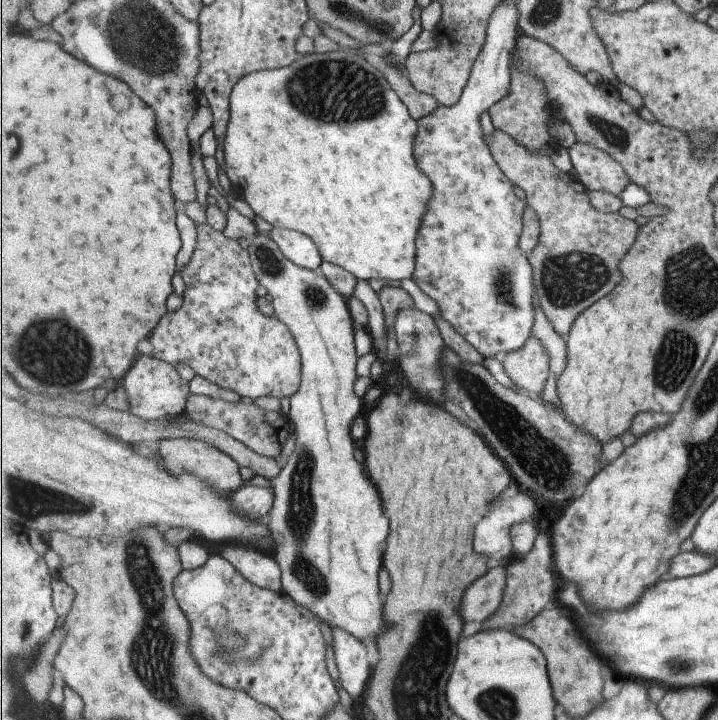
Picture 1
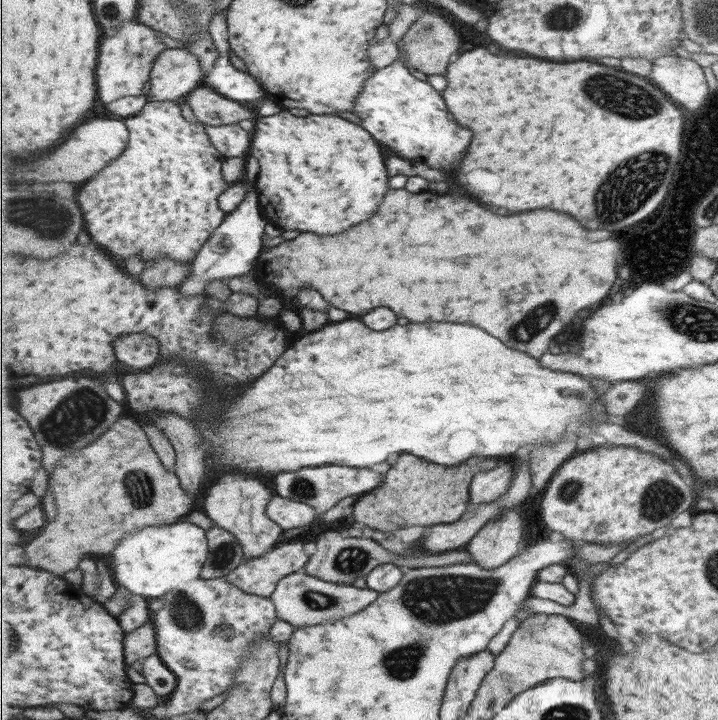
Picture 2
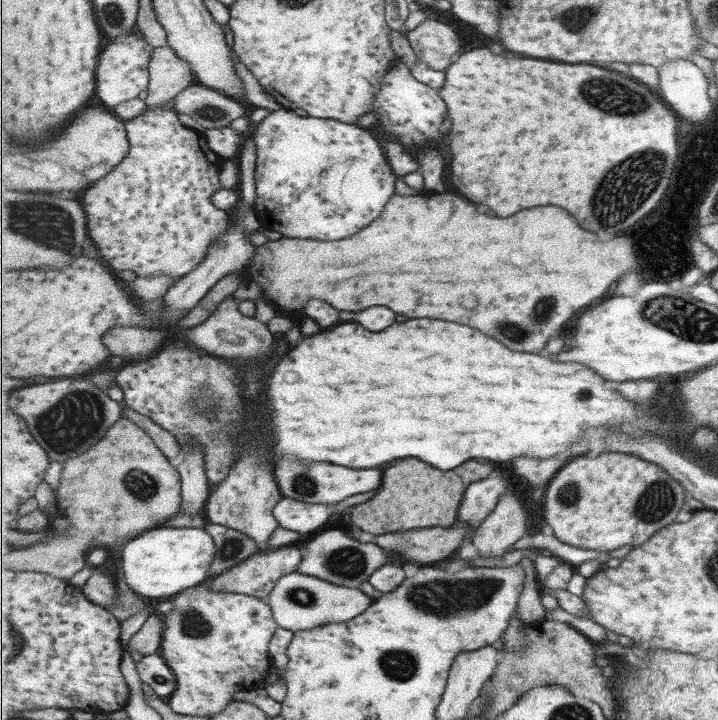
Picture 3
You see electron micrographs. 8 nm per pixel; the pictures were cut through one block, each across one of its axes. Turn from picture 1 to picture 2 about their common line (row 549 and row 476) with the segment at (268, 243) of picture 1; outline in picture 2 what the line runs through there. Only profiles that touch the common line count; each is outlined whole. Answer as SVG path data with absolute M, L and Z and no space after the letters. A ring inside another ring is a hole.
M325 465L323 468L303 468L297 472L283 472L275 479L275 494L313 506L319 515L334 508L343 498L353 494L365 494L379 488L383 476L371 468L349 468L348 466Z

